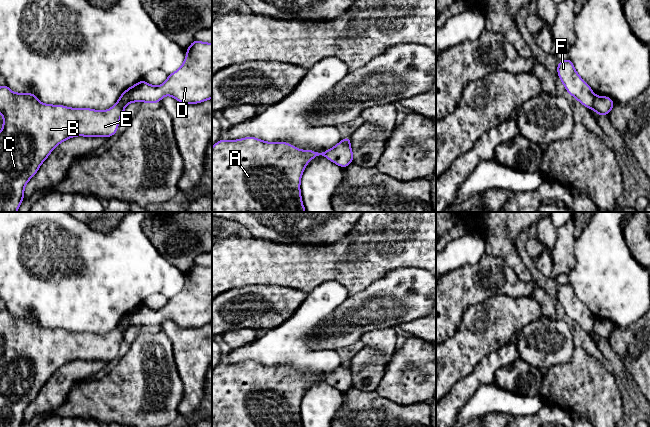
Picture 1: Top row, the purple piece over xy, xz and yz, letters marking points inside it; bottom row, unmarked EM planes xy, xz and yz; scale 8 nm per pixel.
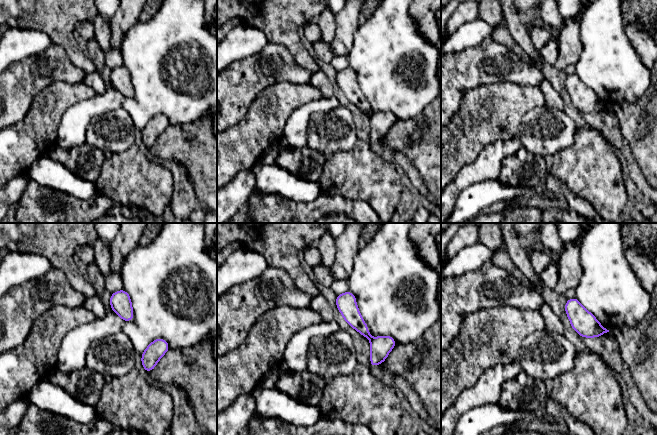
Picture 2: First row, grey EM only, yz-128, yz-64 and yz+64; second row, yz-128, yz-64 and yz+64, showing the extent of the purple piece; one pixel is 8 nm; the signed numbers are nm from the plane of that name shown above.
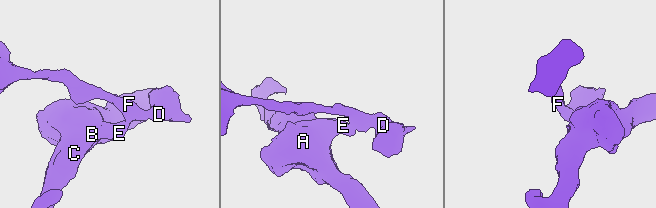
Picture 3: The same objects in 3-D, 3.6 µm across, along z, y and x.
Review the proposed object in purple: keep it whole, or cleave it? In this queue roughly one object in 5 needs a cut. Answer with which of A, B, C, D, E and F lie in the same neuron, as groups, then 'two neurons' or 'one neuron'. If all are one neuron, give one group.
groups A B C E / D F; two neurons

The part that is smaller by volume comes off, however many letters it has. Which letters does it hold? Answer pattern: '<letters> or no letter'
D, F

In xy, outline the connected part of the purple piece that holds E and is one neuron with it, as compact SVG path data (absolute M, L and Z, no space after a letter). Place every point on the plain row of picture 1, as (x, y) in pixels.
M5 308L0 310L0 336L3 338L3 353L0 355L0 427L21 427L26 407L37 397L41 388L61 366L74 361L111 361L118 353L125 329L116 327L105 335L89 332L69 332L63 329L41 327L35 318L14 317Z

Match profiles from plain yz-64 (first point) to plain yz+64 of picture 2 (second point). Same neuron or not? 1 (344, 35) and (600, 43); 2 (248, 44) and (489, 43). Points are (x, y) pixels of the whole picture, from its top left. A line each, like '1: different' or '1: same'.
1: different
2: different

